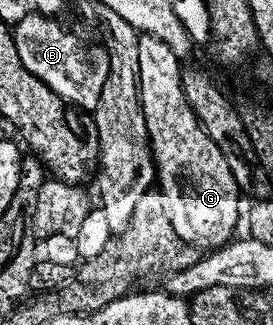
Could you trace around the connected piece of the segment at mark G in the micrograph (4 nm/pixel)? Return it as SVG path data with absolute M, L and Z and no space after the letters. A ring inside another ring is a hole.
M138 35L137 49L137 87L141 101L141 116L145 120L145 135L155 161L155 180L167 206L167 218L171 218L171 226L175 226L175 234L179 234L183 242L202 250L222 248L238 235L237 223L240 225L243 220L241 192L237 189L240 188L239 182L233 177L227 158L221 153L219 146L211 142L183 94L182 61L166 42L153 36Z

